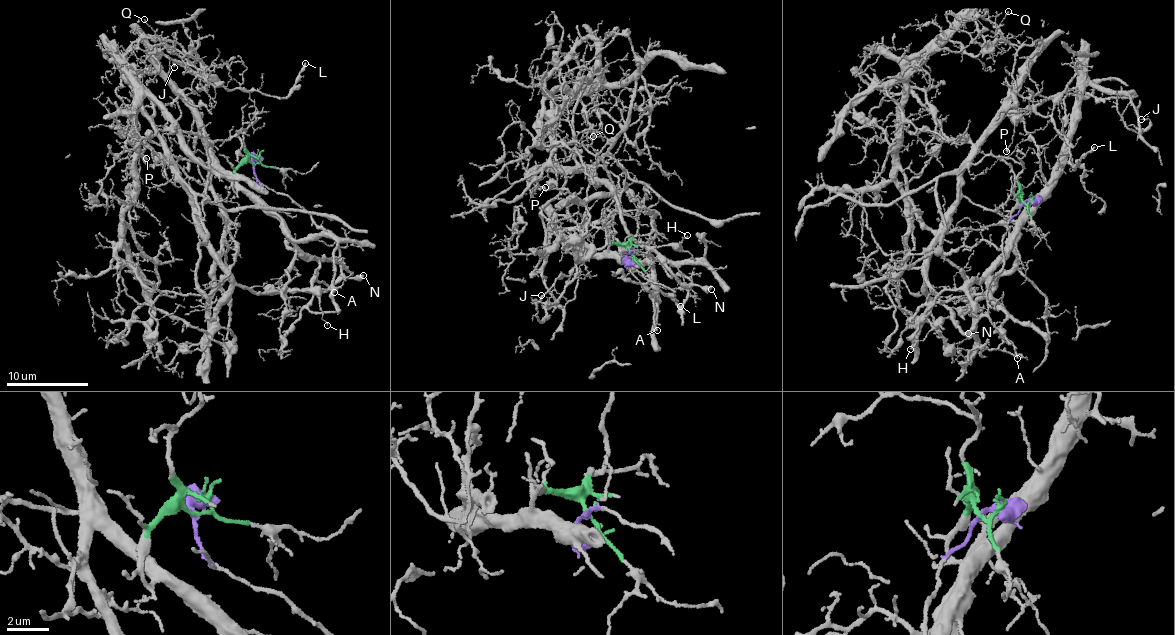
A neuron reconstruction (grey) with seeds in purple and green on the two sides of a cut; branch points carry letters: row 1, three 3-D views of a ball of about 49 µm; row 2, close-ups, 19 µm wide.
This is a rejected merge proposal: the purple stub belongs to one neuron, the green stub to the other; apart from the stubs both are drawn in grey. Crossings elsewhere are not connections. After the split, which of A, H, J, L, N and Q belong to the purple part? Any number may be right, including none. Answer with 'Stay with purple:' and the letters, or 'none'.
Stay with purple: H, N, Q

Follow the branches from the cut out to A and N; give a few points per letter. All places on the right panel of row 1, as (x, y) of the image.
A: (1023, 203), (1020, 197), (1012, 216), (1017, 223), (989, 286), (1007, 316), (1001, 333), (1016, 359)
N: (1023, 203), (1010, 218), (1002, 238), (1004, 263), (991, 281), (987, 296), (988, 313), (968, 333)

